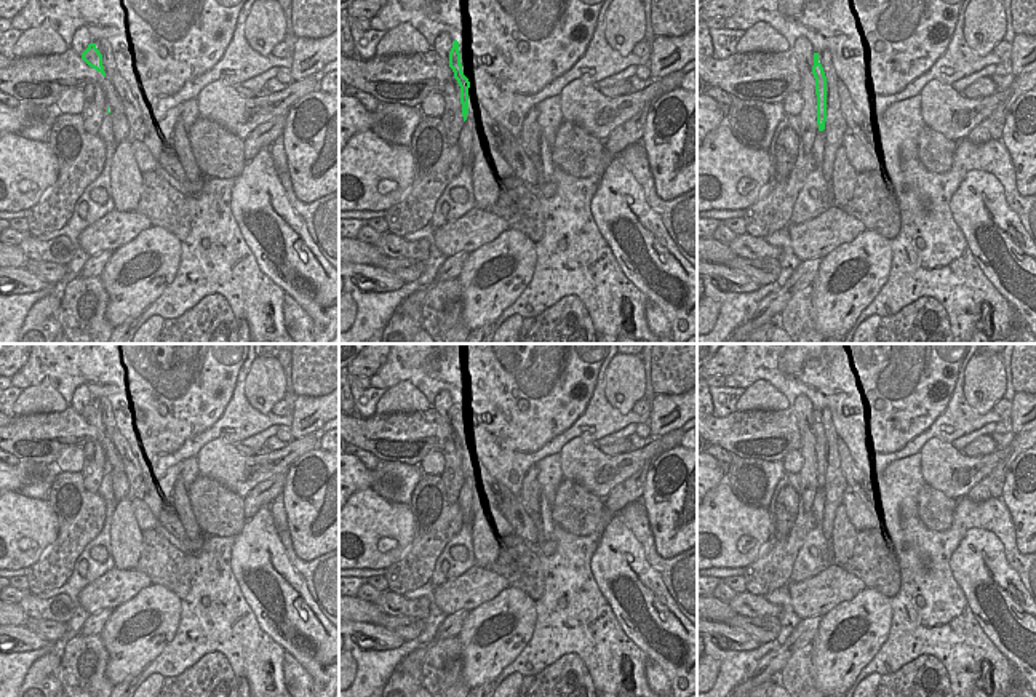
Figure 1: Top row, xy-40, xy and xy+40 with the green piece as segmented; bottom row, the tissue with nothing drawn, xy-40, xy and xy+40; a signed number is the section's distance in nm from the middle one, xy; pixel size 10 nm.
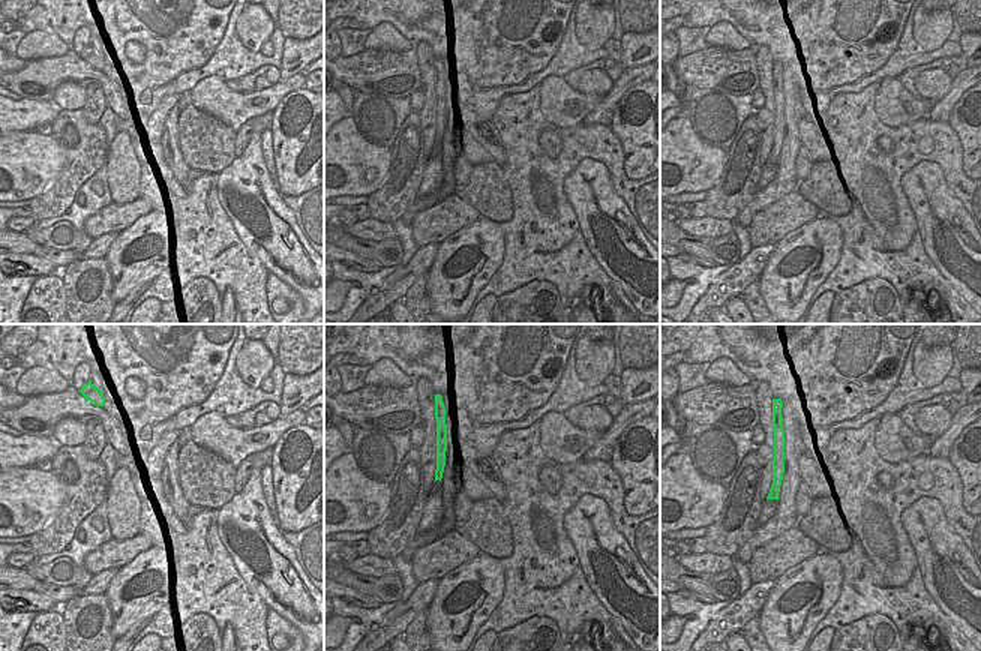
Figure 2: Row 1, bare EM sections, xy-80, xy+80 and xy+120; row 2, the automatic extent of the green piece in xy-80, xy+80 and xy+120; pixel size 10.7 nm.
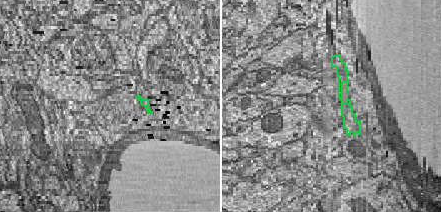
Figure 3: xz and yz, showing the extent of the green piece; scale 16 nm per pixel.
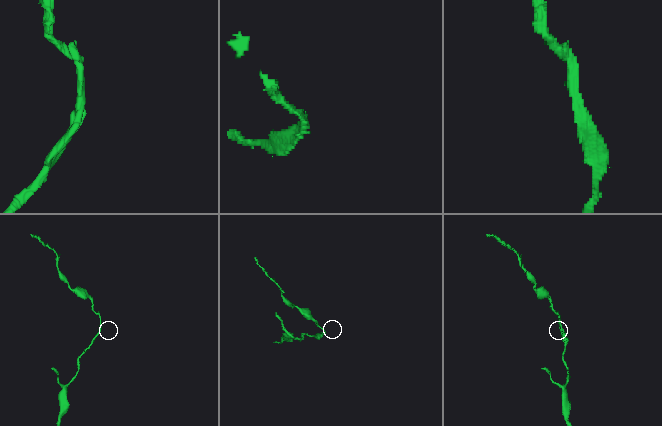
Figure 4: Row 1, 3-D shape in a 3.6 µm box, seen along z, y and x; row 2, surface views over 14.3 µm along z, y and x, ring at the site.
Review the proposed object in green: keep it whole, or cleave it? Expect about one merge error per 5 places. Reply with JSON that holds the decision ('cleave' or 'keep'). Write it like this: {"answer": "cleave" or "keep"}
{"answer": "keep"}

